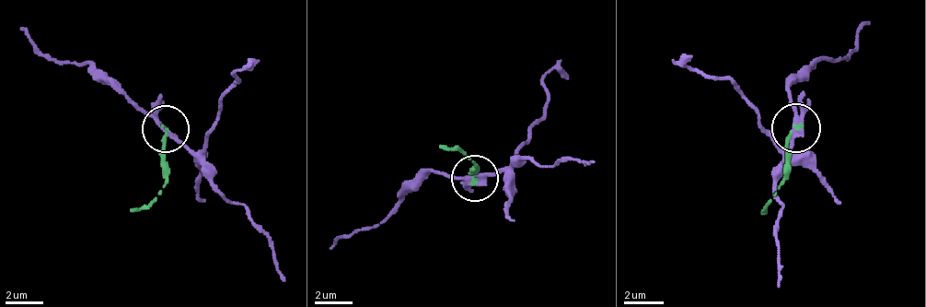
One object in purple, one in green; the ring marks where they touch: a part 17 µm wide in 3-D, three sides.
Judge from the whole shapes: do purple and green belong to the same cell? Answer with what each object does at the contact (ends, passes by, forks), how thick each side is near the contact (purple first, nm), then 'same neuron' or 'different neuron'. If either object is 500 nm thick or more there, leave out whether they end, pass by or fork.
purple forks | green ends | 240/170 nm | different neuron

